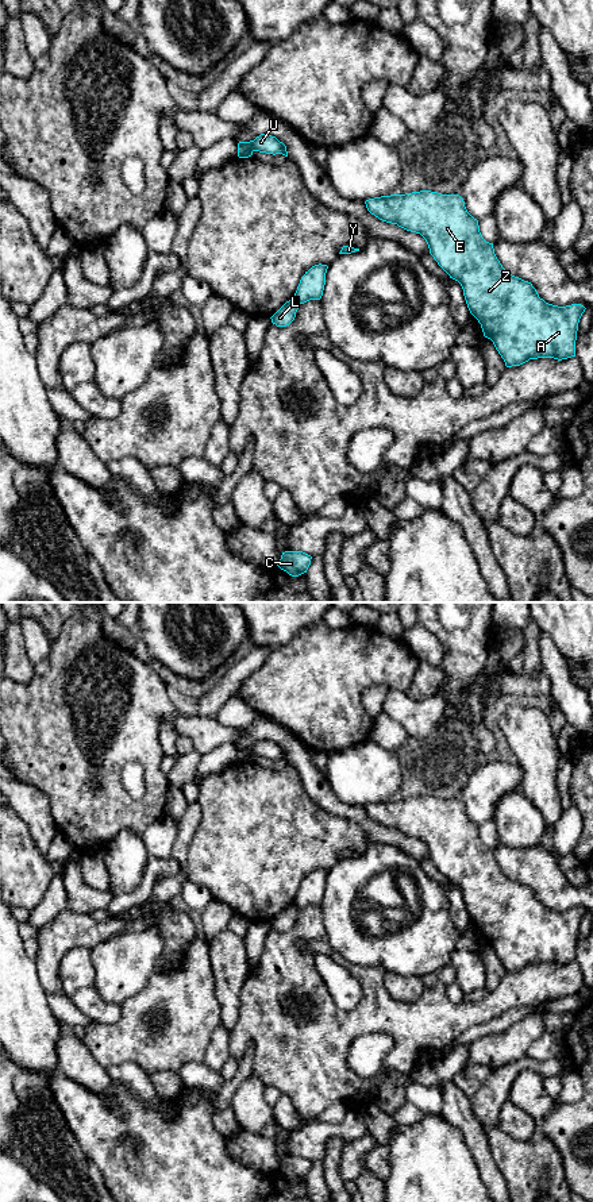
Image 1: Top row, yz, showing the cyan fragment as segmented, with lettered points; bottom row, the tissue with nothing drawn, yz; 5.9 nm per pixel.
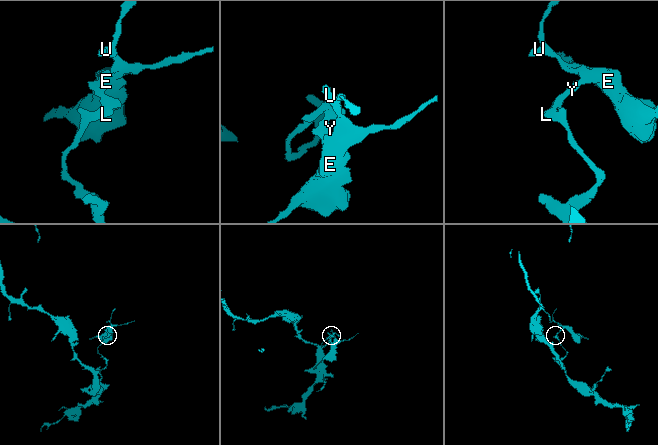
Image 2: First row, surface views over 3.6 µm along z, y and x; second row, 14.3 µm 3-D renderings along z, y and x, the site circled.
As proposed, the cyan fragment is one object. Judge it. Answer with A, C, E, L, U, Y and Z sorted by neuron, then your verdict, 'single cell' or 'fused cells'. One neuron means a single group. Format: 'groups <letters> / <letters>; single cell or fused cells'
groups A E U Y Z / C L; fused cells

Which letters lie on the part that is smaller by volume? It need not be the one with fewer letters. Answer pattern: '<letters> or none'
A, E, U, Y, Z

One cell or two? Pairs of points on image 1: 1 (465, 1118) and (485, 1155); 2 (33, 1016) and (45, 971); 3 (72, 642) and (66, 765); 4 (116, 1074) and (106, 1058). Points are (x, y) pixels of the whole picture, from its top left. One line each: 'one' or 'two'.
1: one
2: two
3: one
4: two

